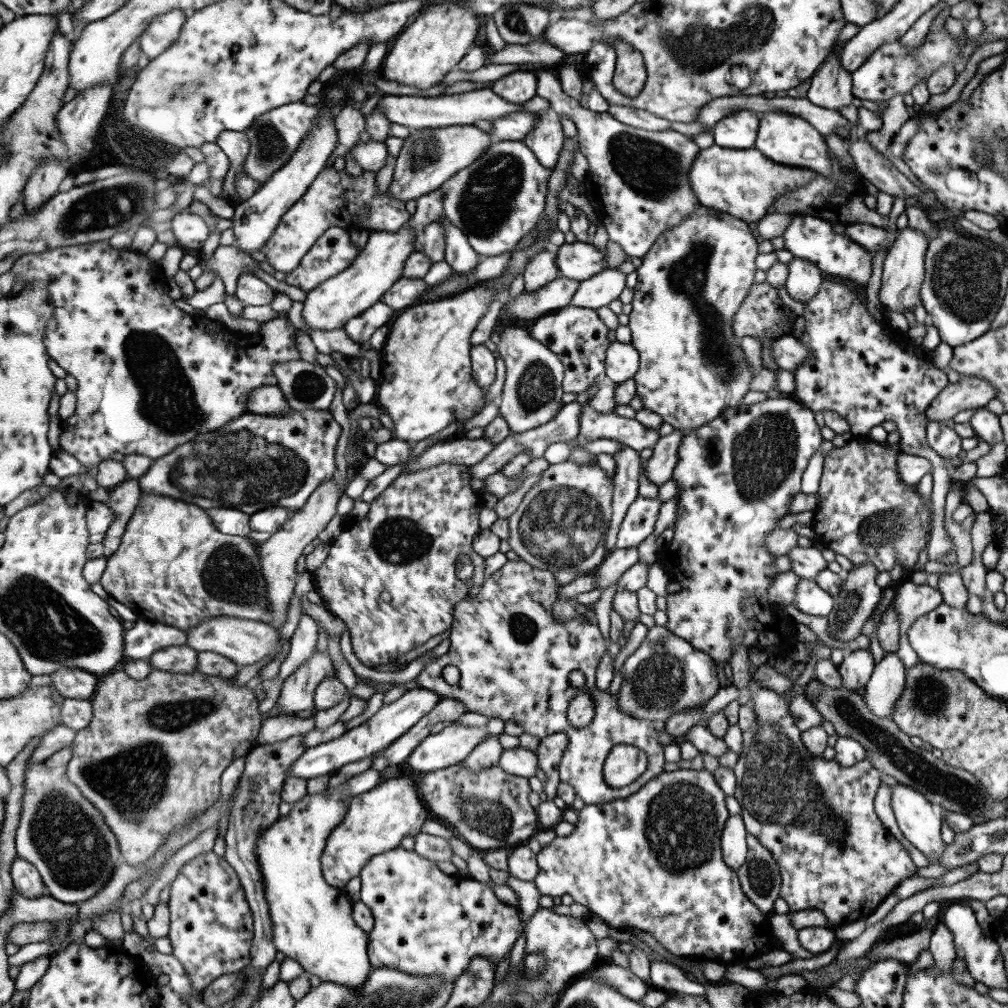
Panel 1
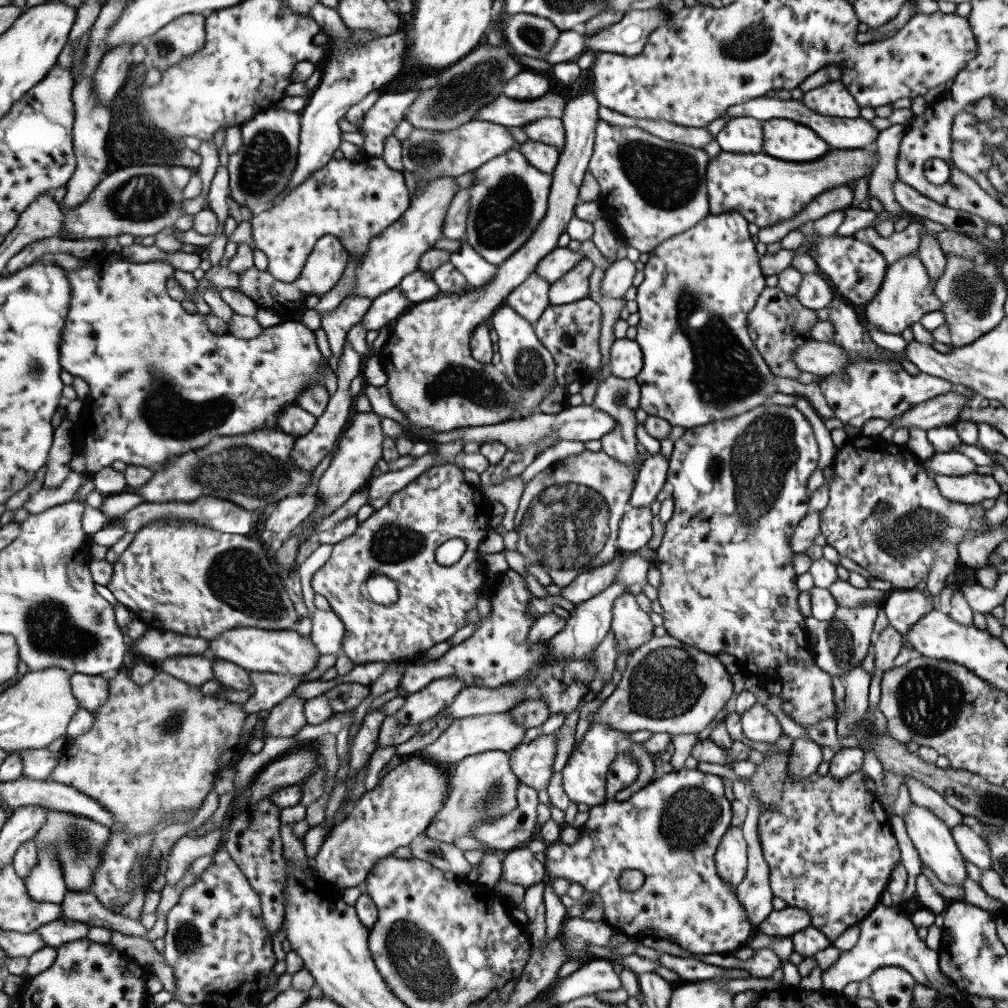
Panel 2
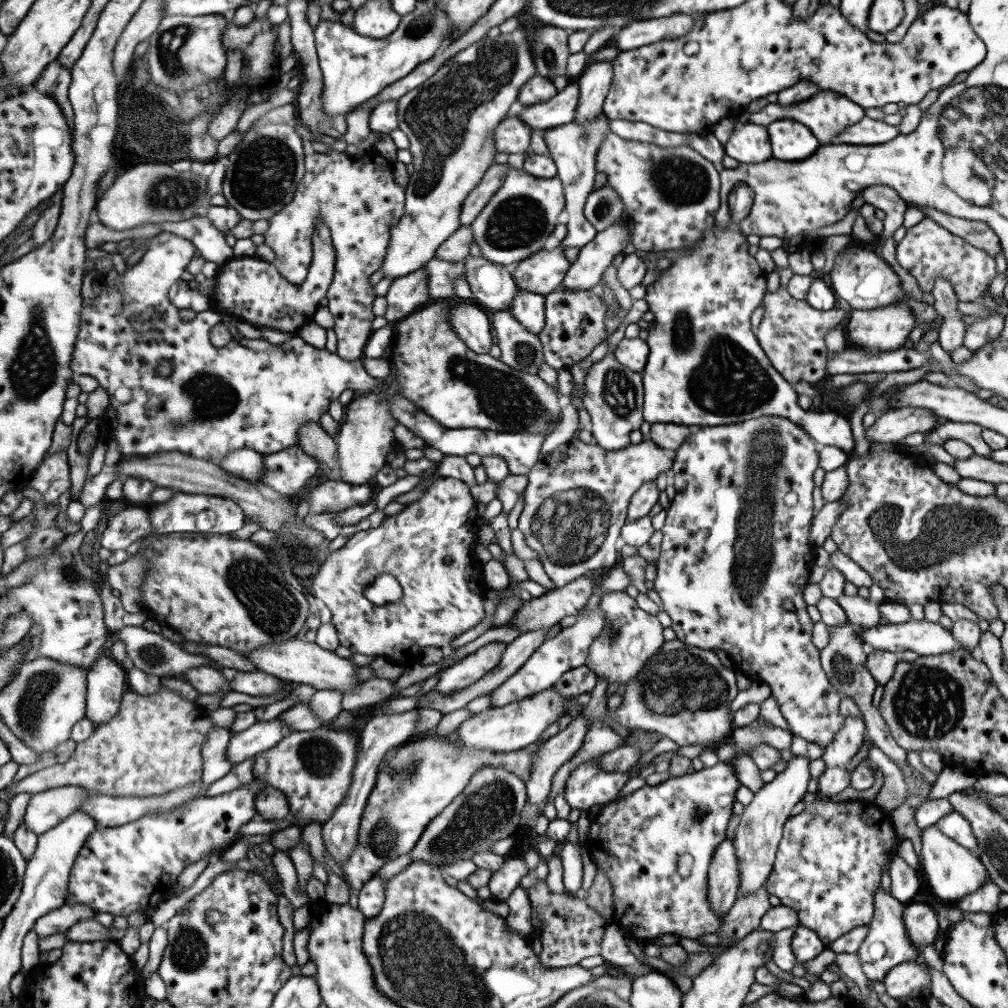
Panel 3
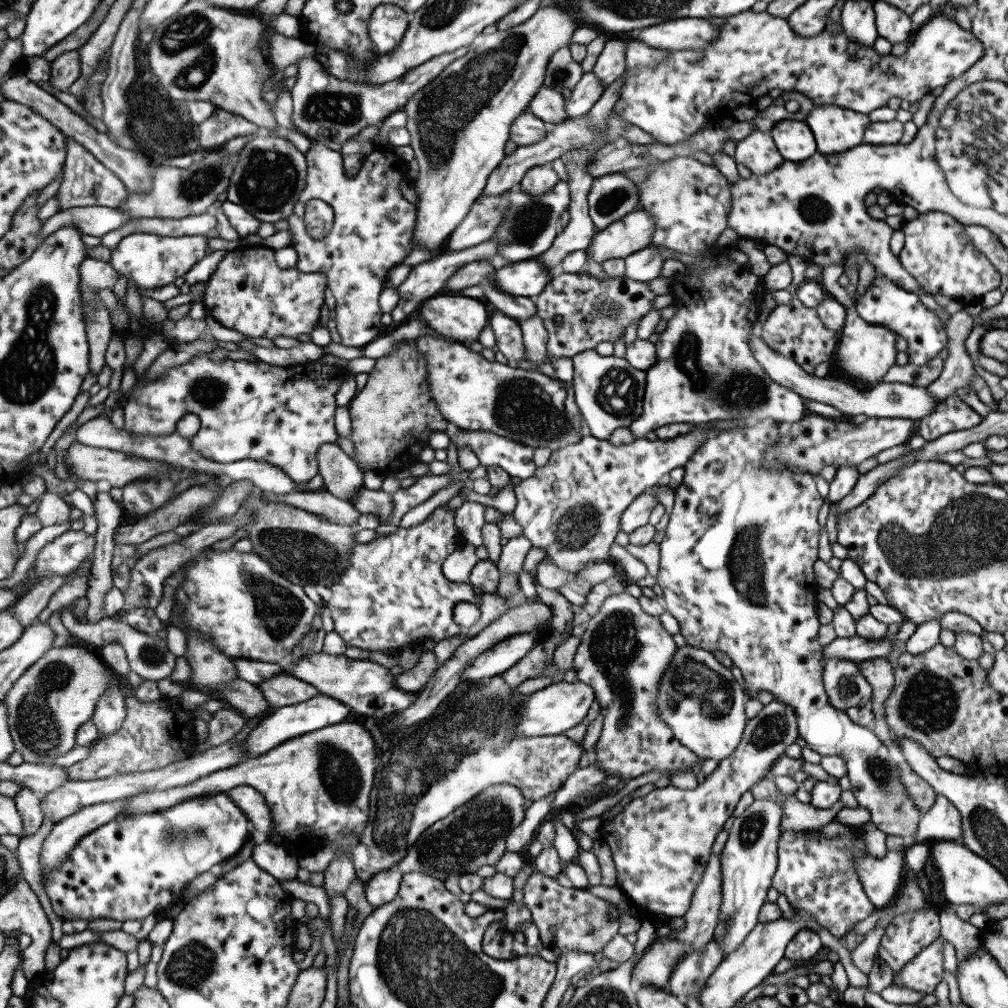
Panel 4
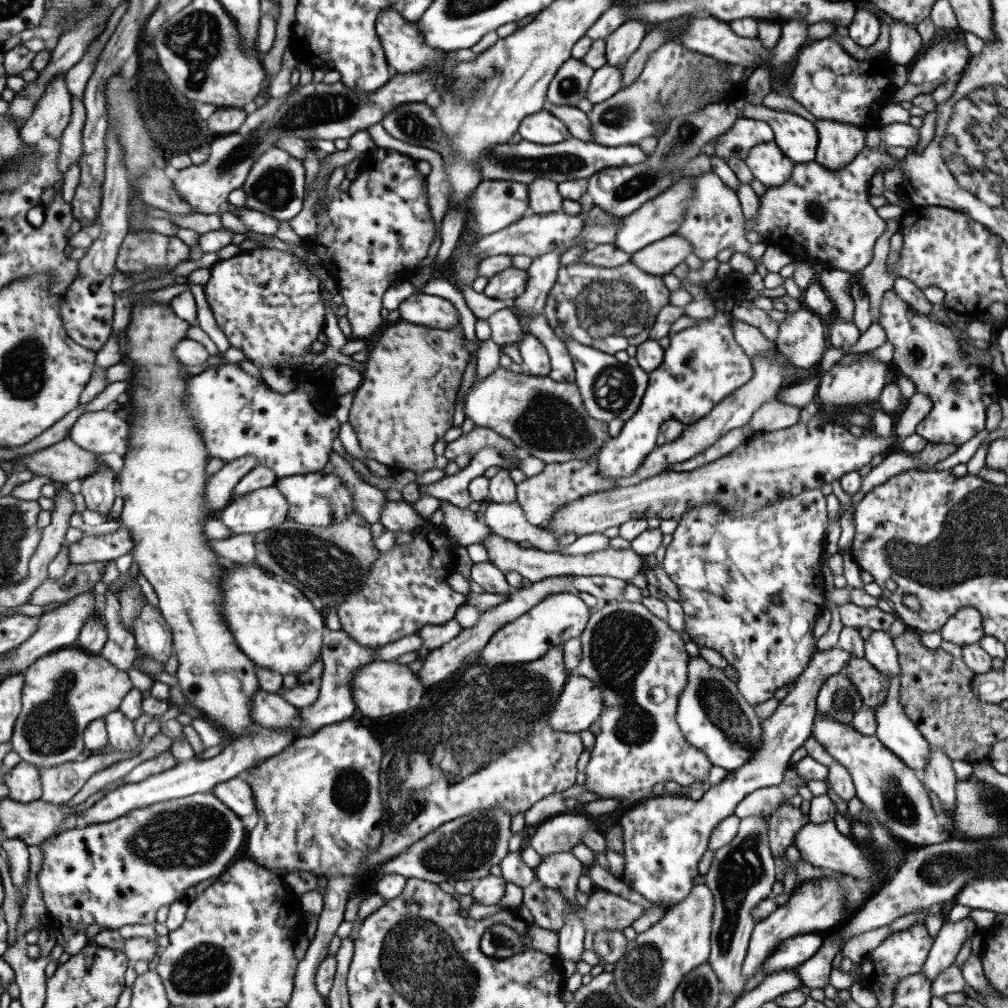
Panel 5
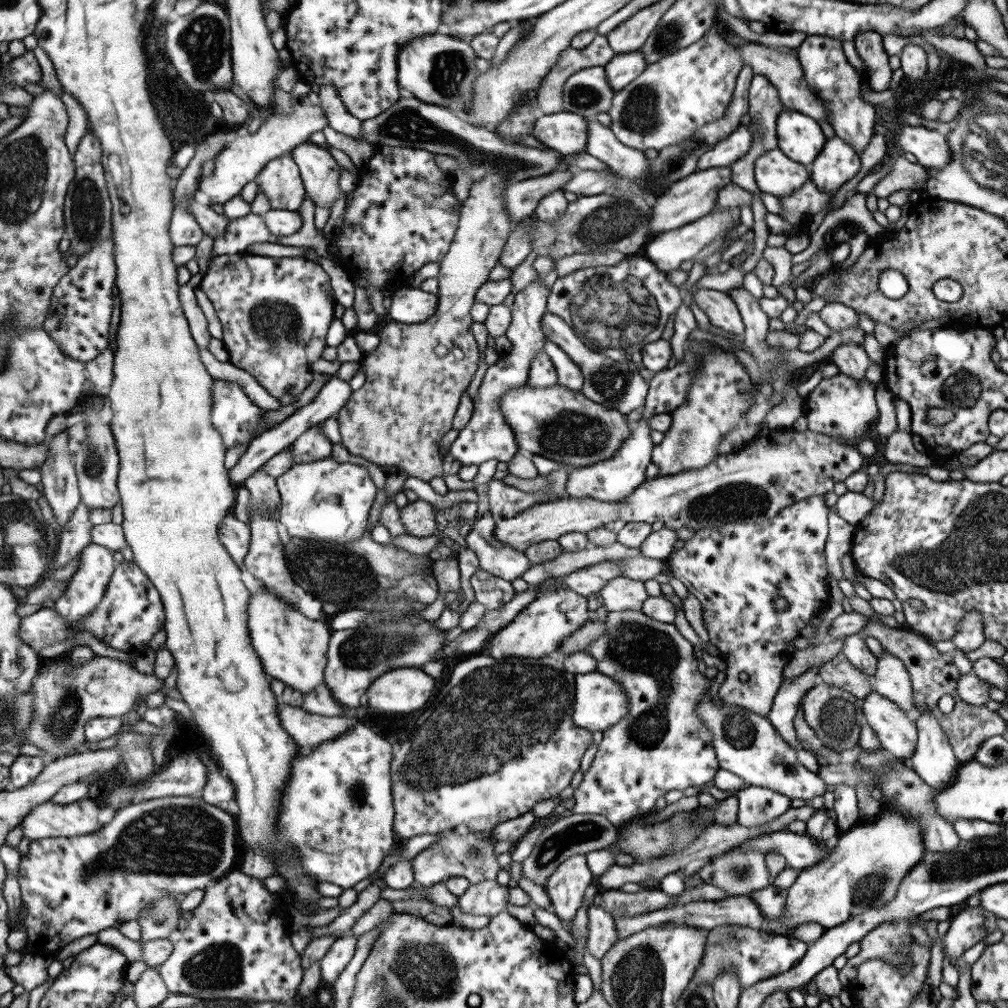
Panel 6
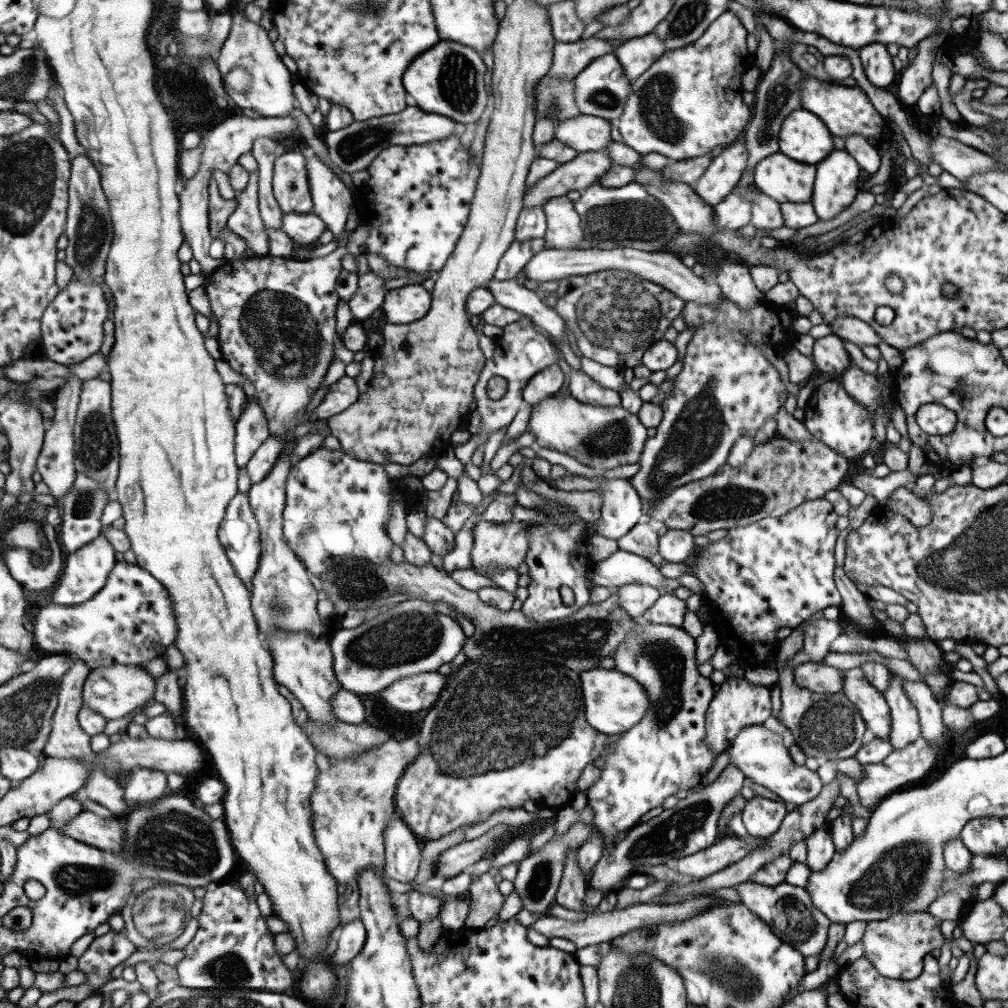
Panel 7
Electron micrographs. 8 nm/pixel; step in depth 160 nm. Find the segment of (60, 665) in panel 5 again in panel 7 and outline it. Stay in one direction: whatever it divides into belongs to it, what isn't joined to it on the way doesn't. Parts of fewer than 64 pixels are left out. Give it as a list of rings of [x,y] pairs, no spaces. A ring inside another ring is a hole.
[[[114,664],[93,668],[84,686],[84,706],[101,713],[107,719],[123,718],[125,714],[153,700],[155,688],[157,688],[156,678],[143,666]]]

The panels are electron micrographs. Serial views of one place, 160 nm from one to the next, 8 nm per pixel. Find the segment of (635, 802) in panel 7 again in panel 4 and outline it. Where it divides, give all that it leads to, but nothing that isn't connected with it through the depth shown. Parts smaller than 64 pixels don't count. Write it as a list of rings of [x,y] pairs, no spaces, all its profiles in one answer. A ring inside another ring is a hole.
[[[626,591],[605,598],[597,612],[585,623],[586,629],[580,636],[580,643],[573,655],[572,669],[577,681],[593,689],[602,716],[601,732],[593,748],[594,758],[591,763],[609,776],[617,776],[620,784],[651,770],[667,770],[671,773],[691,769],[693,764],[699,761],[698,758],[673,738],[670,726],[660,719],[654,701],[657,693],[662,692],[660,680],[676,649],[672,635],[661,627],[657,617],[643,612],[637,598],[633,598]]]

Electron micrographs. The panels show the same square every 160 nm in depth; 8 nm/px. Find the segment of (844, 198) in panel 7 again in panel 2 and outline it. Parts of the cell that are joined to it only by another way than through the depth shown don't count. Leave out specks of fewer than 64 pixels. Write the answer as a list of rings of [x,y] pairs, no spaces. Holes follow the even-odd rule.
[[[841,80],[826,82],[804,92],[798,101],[823,117],[858,118],[860,107],[842,84]]]

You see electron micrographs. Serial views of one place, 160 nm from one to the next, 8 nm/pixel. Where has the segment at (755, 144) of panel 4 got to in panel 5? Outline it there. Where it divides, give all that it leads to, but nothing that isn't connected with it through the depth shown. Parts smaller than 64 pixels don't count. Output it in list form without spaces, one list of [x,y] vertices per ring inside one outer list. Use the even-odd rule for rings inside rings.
[[[771,140],[750,148],[742,163],[764,187],[783,184],[794,165]]]

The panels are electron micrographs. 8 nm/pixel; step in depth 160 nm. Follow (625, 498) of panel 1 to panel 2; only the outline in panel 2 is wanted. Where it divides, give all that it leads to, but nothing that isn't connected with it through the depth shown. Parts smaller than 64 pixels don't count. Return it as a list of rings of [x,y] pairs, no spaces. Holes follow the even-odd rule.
[[[609,373],[603,380],[598,382],[592,403],[593,408],[601,410],[609,415],[614,422],[614,427],[607,433],[598,438],[601,444],[601,451],[613,458],[619,464],[629,464],[635,466],[639,456],[635,448],[635,409],[638,408],[638,400],[640,397],[640,388],[637,384],[636,378],[621,378]]]

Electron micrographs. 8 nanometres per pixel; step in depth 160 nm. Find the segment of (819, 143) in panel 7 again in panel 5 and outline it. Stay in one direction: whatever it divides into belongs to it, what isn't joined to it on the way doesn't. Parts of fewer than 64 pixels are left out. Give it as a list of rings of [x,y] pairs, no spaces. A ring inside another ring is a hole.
[[[746,102],[739,118],[759,120],[767,123],[774,134],[774,143],[792,163],[814,160],[818,136],[815,126],[789,112],[775,112],[763,105]]]

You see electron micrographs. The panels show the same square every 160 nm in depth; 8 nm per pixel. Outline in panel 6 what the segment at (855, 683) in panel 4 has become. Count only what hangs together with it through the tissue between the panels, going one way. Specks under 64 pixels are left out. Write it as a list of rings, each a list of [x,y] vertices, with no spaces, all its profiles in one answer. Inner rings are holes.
[[[816,681],[803,695],[801,702],[803,720],[815,733],[815,742],[840,753],[858,744],[860,725],[865,722],[862,700],[845,690]]]

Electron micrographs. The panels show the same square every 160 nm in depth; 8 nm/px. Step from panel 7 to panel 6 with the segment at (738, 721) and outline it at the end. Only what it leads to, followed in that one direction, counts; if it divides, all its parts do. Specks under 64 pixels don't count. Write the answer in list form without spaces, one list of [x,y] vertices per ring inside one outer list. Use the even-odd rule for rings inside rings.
[[[811,496],[810,498],[795,502],[795,505],[787,506],[779,510],[769,520],[763,520],[761,523],[726,523],[719,527],[707,527],[697,529],[694,531],[694,536],[685,540],[683,547],[674,550],[670,557],[667,558],[668,572],[673,577],[680,580],[685,586],[687,592],[694,598],[697,598],[699,606],[701,606],[702,617],[708,632],[708,641],[717,648],[721,658],[724,660],[727,668],[725,671],[725,679],[719,686],[716,692],[714,704],[726,704],[726,706],[740,706],[745,710],[749,710],[755,714],[765,717],[770,711],[773,697],[777,692],[778,686],[782,681],[782,674],[784,666],[789,662],[789,659],[796,651],[793,649],[793,640],[801,636],[799,630],[803,628],[810,620],[810,618],[819,610],[824,610],[828,603],[828,570],[825,562],[824,544],[828,534],[827,528],[827,514],[829,510],[825,506],[822,496]],[[781,597],[787,602],[787,608],[777,610],[773,608],[771,601],[775,598]]]

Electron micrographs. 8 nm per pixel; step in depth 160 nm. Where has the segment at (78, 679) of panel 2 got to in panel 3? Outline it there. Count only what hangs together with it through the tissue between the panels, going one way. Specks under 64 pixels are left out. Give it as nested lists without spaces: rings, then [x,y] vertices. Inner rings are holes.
[[[111,657],[100,658],[88,672],[88,695],[86,717],[97,726],[109,722],[121,708],[123,695],[128,690],[128,673],[120,663]]]

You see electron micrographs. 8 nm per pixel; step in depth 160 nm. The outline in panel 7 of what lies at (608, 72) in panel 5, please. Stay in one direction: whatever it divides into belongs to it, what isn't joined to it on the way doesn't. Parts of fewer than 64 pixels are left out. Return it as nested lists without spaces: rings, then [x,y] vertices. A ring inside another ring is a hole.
[[[649,33],[623,42],[618,48],[615,48],[613,56],[619,61],[628,81],[633,82],[651,66],[654,60],[662,57],[664,51],[665,46],[663,46],[663,42],[657,36]]]

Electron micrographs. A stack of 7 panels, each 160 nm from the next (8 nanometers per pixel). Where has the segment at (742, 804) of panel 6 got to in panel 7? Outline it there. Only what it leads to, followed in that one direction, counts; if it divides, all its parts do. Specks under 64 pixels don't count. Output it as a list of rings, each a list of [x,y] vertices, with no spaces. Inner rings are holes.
[[[755,798],[746,800],[739,814],[747,834],[755,838],[767,838],[773,834],[787,814],[784,803]]]

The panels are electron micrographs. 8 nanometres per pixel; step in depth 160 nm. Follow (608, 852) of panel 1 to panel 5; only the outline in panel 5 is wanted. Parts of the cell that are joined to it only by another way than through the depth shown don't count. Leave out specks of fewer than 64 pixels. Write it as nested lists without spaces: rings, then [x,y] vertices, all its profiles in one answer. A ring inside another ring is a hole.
[[[837,646],[831,650],[816,650],[807,666],[779,701],[775,712],[767,719],[760,720],[761,739],[752,750],[754,755],[734,772],[728,772],[719,783],[706,785],[699,800],[679,795],[651,795],[619,814],[622,830],[622,853],[625,864],[621,880],[635,892],[653,904],[667,905],[668,908],[683,900],[693,886],[693,876],[699,876],[697,862],[707,850],[711,829],[727,816],[733,815],[737,803],[754,790],[768,786],[780,786],[783,771],[790,762],[790,756],[810,736],[813,716],[816,714],[815,699],[823,681],[843,668],[853,656]]]

